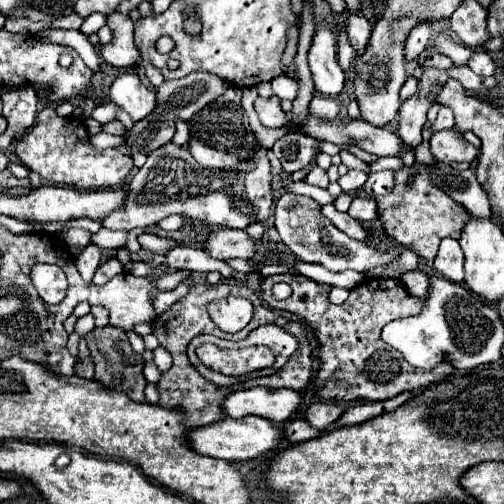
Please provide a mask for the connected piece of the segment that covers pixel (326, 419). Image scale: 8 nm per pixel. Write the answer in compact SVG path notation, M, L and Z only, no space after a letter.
M322 401L322 403L314 403L308 407L306 411L306 421L316 427L316 429L326 429L330 423L336 421L336 417L340 417L344 413L344 409L338 405L338 403L328 403L328 401Z

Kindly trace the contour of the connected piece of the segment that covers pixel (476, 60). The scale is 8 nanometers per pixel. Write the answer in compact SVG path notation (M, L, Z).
M476 51L476 55L470 59L468 67L470 67L474 73L482 75L482 77L494 75L494 71L496 71L496 65L494 65L492 57L490 57L486 51Z

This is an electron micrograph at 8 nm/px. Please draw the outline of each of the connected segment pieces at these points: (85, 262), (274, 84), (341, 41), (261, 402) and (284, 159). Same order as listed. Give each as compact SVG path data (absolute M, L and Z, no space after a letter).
M90 243L78 257L76 257L76 267L82 275L84 281L92 281L92 275L96 271L96 267L100 265L100 259L102 259L102 247Z
M282 74L274 78L270 83L274 95L278 96L281 100L293 101L295 99L298 91L296 81Z
M340 31L340 35L337 36L337 57L339 65L346 70L351 65L355 55L355 51L352 49L349 40L346 39L344 31Z
M252 387L228 395L224 401L224 413L234 419L258 415L276 423L286 423L292 417L292 413L300 407L300 403L302 395L298 391Z
M294 131L286 133L272 147L274 155L280 159L284 171L288 171L288 173L294 173L294 171L306 167L308 163L312 163L320 151L326 151L327 154L333 156L344 149L349 150L349 147L347 145L324 143L324 141L318 141L310 135L294 133Z

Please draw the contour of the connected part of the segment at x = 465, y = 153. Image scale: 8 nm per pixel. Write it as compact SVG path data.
M454 129L432 133L430 151L438 161L446 161L446 163L454 163L454 161L472 163L478 157L478 149L468 141L464 141L462 133Z

